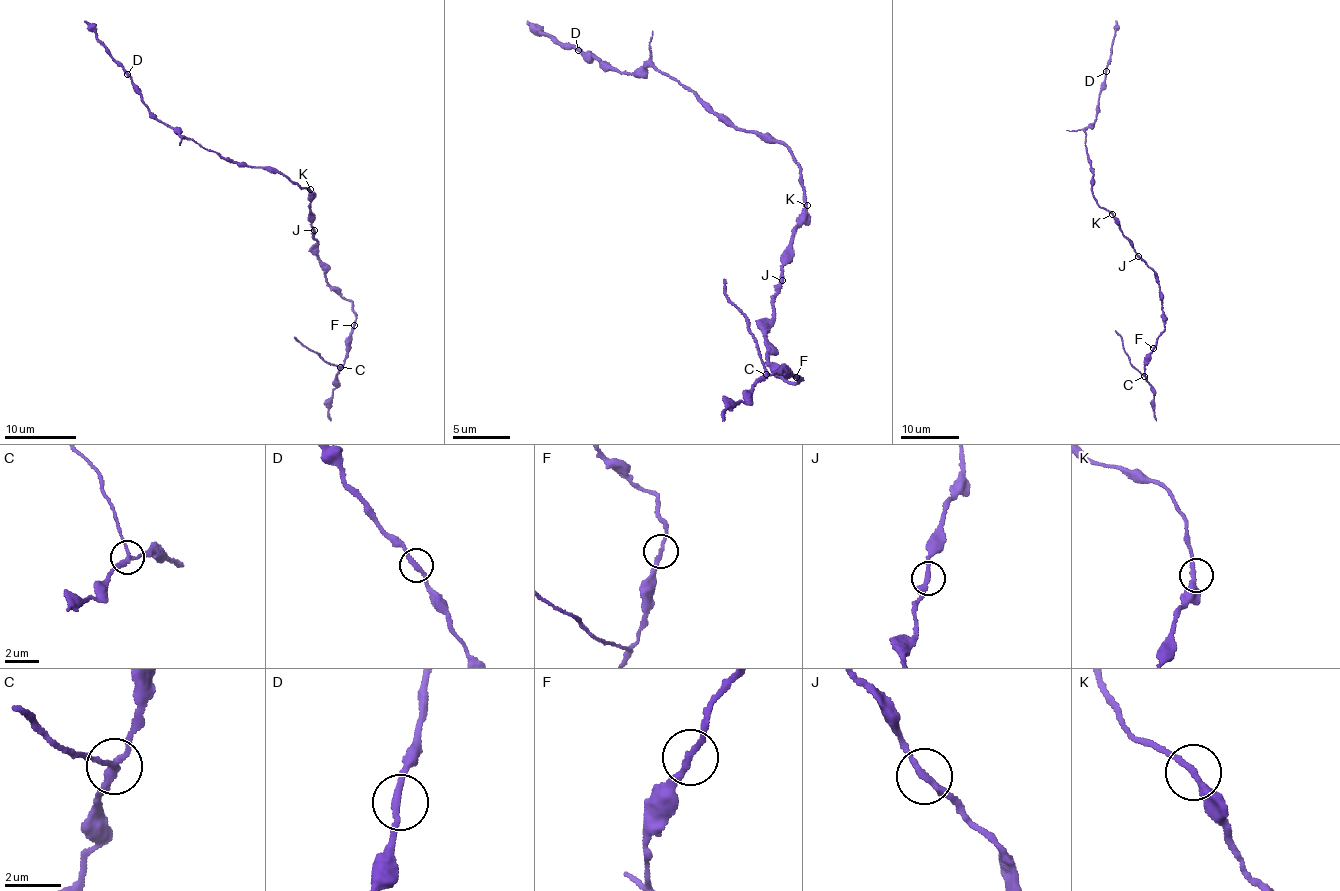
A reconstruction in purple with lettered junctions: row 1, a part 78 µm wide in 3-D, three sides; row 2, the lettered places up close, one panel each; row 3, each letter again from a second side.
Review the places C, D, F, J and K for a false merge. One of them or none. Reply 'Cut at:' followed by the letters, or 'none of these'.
Cut at: C

